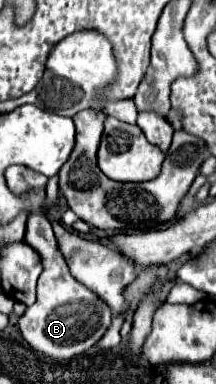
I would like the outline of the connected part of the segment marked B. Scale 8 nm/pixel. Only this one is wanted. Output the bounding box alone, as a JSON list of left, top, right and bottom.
[18,213,112,359]

